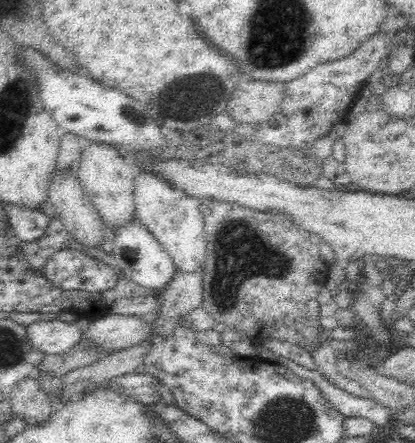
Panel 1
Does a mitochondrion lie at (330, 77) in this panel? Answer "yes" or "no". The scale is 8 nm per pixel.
no

